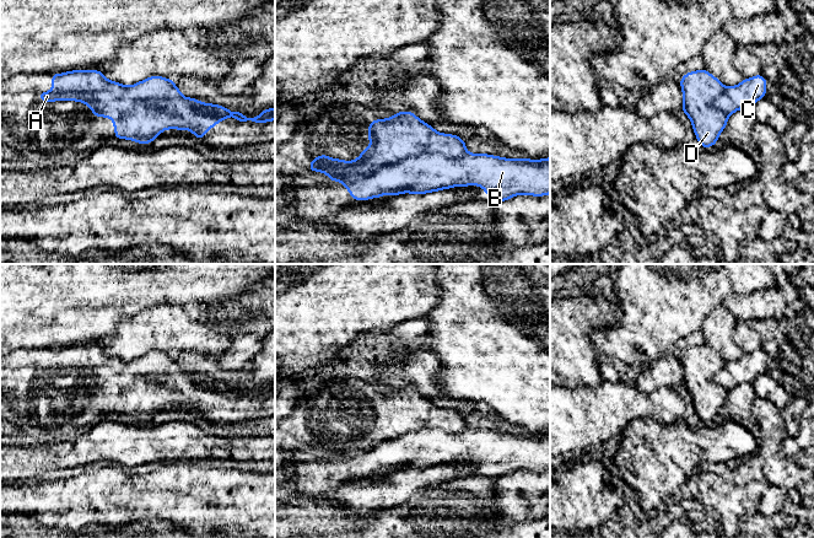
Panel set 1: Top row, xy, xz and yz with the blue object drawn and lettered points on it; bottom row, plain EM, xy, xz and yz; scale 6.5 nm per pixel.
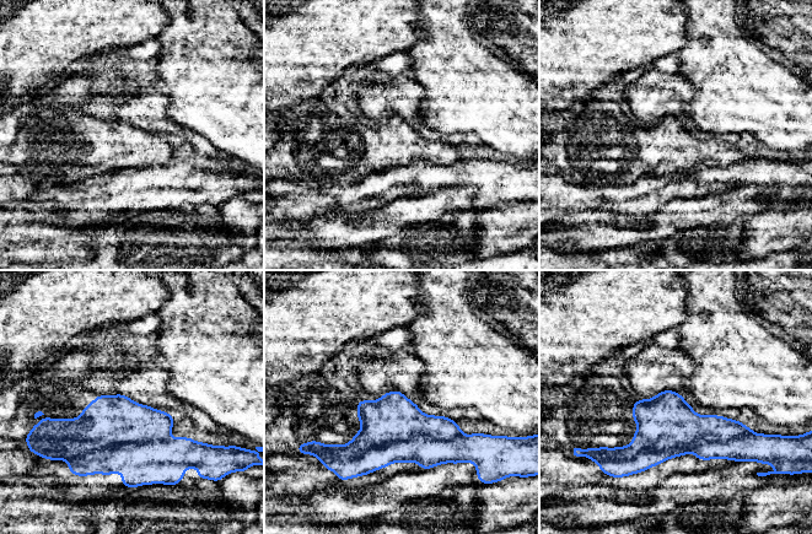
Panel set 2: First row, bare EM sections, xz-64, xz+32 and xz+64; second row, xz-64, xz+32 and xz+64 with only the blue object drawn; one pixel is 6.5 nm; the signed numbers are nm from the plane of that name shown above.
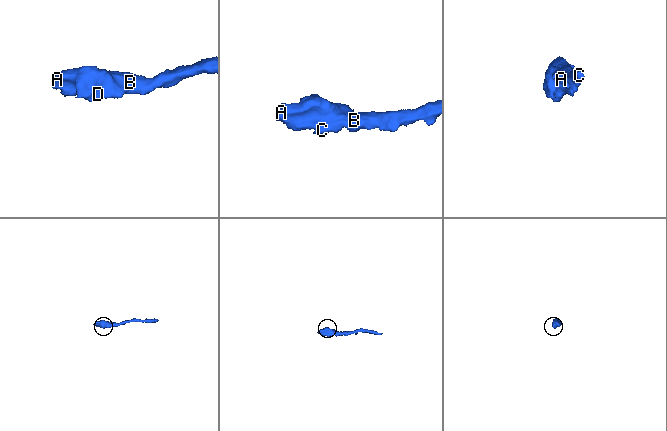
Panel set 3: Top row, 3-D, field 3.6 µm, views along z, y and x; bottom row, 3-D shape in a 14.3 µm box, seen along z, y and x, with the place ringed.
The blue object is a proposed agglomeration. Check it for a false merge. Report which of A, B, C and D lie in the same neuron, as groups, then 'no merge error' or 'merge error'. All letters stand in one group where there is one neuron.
A D / B C | merge error

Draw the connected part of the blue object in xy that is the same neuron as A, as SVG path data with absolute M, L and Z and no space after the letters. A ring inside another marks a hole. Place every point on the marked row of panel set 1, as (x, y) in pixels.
M99 70L50 74L53 88L37 97L47 106L54 101L83 102L95 117L113 120L114 139L152 142L163 130L192 130L199 140L222 119L192 107L172 79L150 76L131 86L109 81ZM163 99L162 108L147 102Z

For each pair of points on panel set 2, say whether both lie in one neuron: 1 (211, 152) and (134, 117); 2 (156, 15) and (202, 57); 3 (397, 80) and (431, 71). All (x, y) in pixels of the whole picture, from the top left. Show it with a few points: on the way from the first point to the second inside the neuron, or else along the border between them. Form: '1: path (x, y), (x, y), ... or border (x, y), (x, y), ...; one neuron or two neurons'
1: path (192, 139), (168, 129), (154, 118); one neuron
2: border (167, 12), (167, 25), (156, 36); two neurons
3: border (413, 79), (424, 90), (424, 97), (419, 107); two neurons

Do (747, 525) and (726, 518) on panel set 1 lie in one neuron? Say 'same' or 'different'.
different

